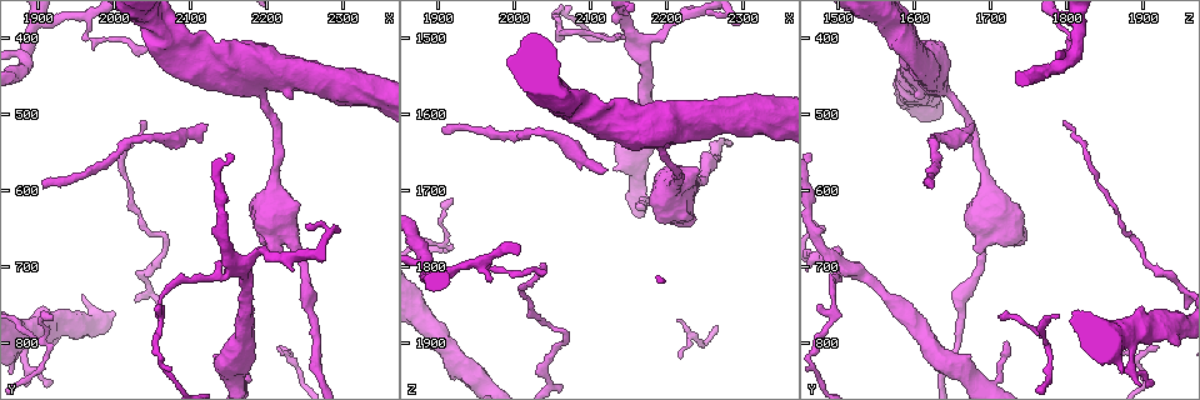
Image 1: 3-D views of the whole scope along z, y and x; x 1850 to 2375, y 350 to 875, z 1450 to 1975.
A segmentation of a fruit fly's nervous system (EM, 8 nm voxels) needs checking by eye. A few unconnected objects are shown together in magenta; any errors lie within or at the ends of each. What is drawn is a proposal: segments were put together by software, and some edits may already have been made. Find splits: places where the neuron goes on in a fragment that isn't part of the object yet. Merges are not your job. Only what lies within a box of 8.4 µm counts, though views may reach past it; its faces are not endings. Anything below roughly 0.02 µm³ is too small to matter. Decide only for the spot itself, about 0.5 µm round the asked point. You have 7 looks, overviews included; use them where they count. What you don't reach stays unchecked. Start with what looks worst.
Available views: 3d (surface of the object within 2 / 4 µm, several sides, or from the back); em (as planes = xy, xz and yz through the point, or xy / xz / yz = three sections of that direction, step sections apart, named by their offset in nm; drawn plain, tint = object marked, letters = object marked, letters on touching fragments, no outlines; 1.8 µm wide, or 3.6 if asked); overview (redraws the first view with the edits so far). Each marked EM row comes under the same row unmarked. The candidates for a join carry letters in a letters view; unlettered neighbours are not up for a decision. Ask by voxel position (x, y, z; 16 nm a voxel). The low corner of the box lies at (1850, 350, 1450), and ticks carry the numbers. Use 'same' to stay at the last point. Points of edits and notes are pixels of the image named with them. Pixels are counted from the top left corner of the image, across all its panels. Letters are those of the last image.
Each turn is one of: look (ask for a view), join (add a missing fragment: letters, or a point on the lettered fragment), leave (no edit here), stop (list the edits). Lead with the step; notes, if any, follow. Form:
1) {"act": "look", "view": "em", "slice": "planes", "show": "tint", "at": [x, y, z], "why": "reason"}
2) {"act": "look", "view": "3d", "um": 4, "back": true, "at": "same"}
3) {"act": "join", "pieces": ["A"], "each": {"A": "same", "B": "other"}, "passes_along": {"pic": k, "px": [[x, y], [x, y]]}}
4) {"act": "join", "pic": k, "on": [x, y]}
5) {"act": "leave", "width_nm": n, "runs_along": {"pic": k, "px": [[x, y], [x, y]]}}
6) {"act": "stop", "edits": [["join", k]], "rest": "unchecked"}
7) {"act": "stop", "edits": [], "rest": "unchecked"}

{"act": "look", "view": "3d", "um": 4, "at": [2165, 705, 1520], "why": "four or more arms meet"}

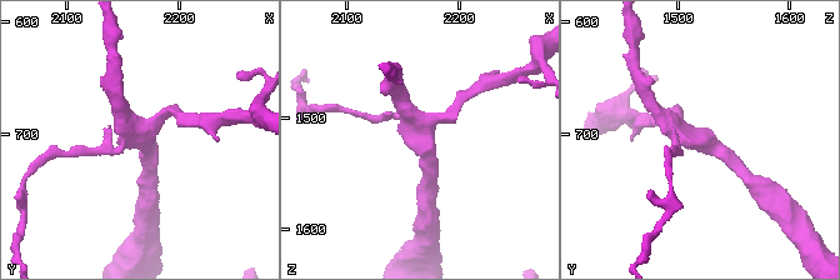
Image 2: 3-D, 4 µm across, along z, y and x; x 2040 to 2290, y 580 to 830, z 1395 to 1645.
{"act": "look", "view": "em", "slice": "planes", "show": "letters", "at": [2162, 706, 1516], "arms": 4, "why": "shape alone is not enough"}

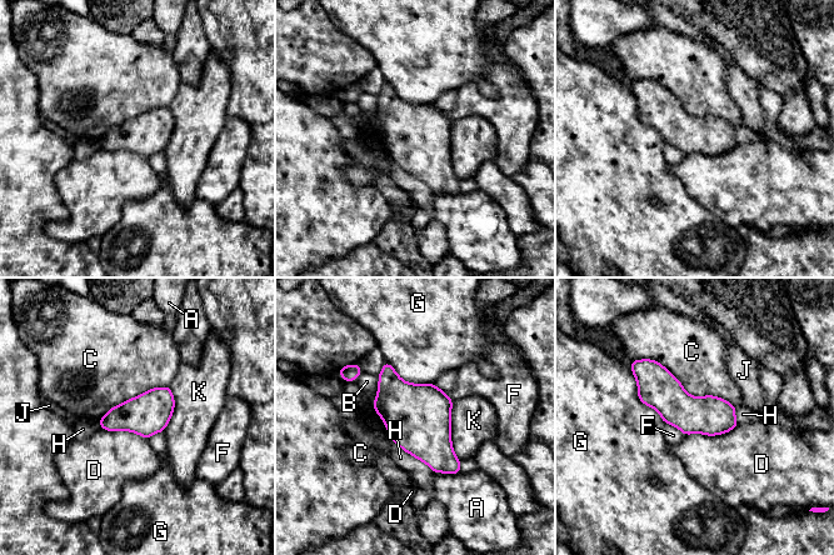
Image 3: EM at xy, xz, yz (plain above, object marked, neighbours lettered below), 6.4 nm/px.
{"act": "leave", "width_nm": 260, "each": {"A": "other", "B": "other", "C": "other", "D": "other", "F": "other", "G": "other", "H": "other", "J": "other", "K": "other"}, "border": {"pic": 3, "px": [[738, 423], [720, 434], [685, 435]]}, "found": "none of them fits"}

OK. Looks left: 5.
{"act": "look", "view": "3d", "um": 2, "at": [2035, 510, 1795], "why": "end of a long branch"}

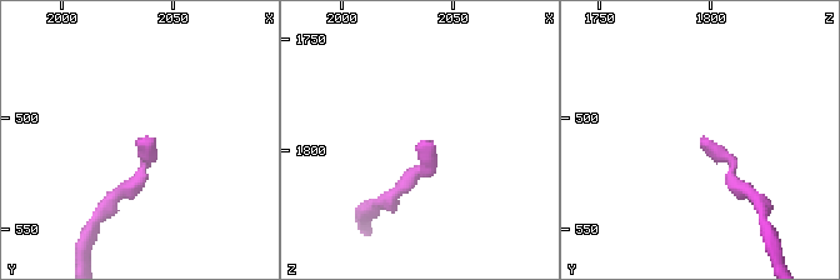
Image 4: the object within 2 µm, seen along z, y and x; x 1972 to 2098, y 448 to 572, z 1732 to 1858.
{"act": "look", "view": "em", "slice": "planes", "show": "letters", "at": [2034, 511, 1796]}

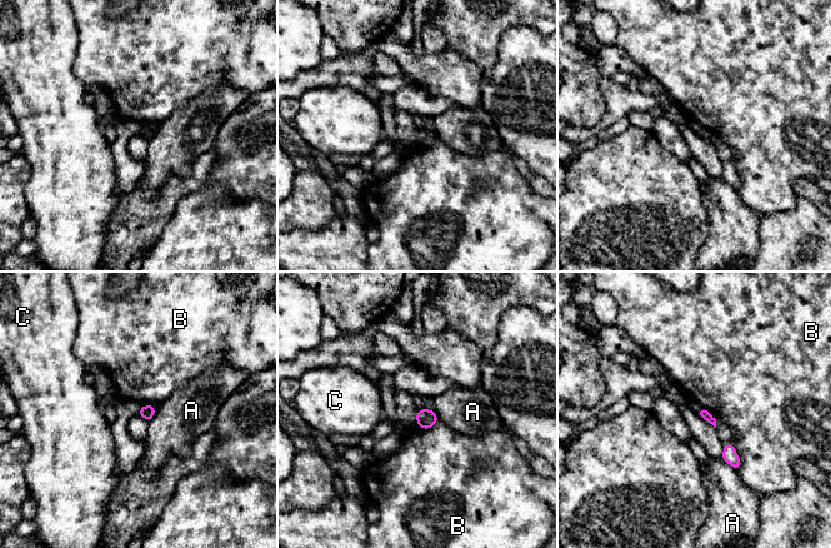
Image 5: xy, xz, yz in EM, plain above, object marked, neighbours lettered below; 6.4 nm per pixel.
{"act": "leave", "longest_contact_nm": ["B", 170], "each": {"A": "other", "B": "other", "C": "other"}, "found": "no lettered fragment goes on from it"}

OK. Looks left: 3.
{"act": "look", "view": "em", "um": 3.6, "slice": "yz", "step": 16, "show": "tint", "at": [1885, 430, 1800]}

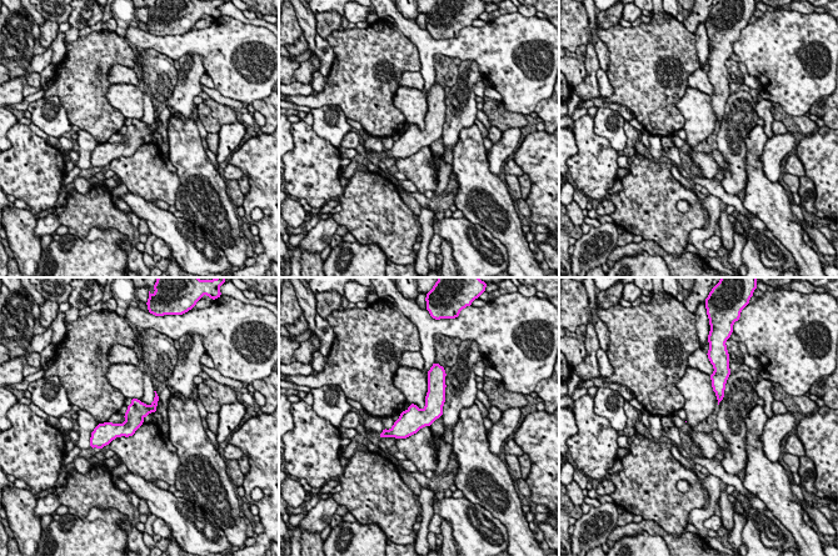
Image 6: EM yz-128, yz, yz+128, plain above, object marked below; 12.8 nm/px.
{"act": "look", "view": "em", "um": 3.6, "slice": "planes", "show": "tint", "at": "same", "why": "another direction"}

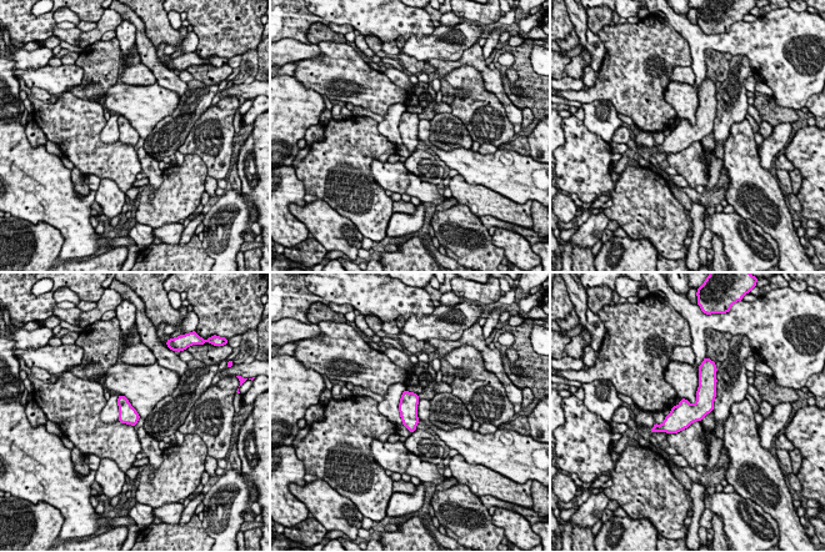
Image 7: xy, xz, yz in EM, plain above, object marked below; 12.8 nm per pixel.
{"act": "look", "view": "em", "um": 3.6, "slice": "planes", "show": "letters", "at": "same"}

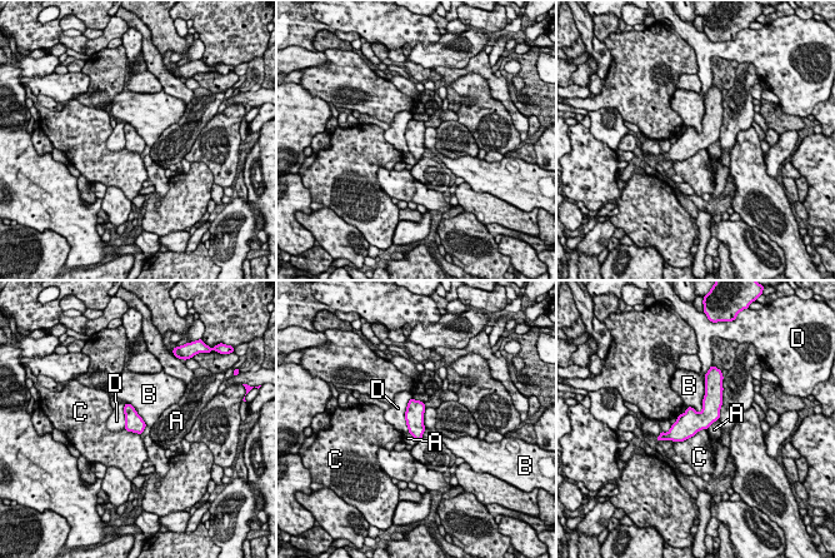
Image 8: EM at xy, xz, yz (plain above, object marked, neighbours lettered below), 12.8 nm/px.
{"act": "leave", "width_nm": 220, "each": {"A": "other", "B": "other", "C": "other", "D": "other"}, "border": {"pic": 8, "px": [[705, 383], [703, 408], [698, 413]]}, "found": "none of them fits"}

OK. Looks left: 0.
{"act": "stop", "edits": [], "rest": "unchecked"}

